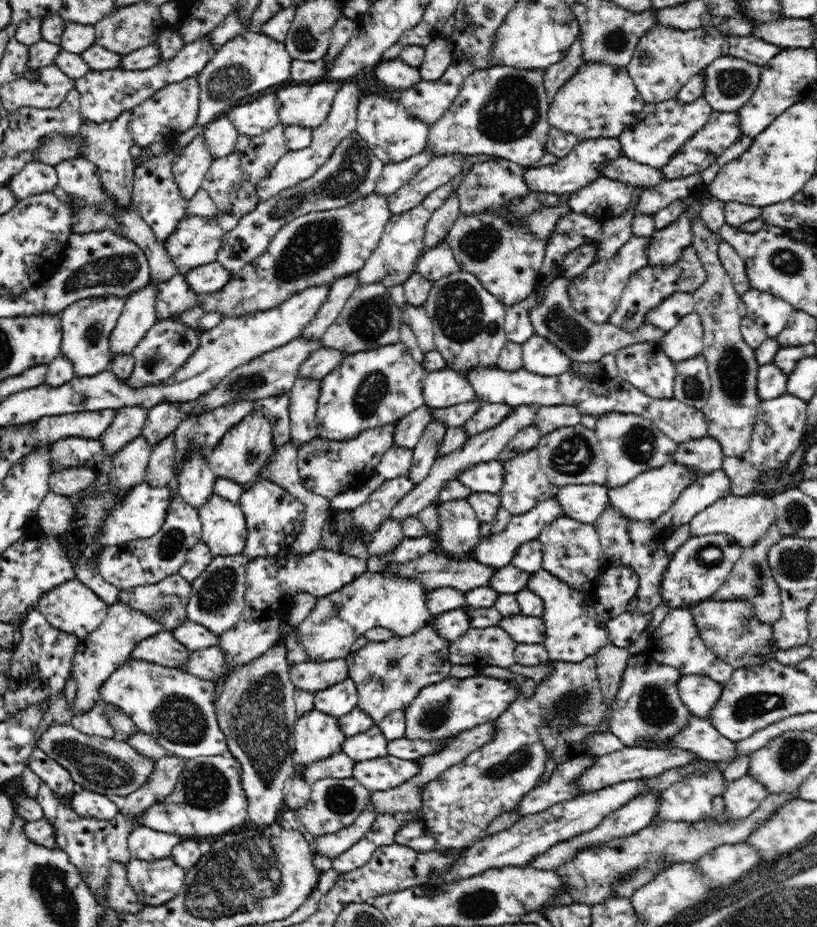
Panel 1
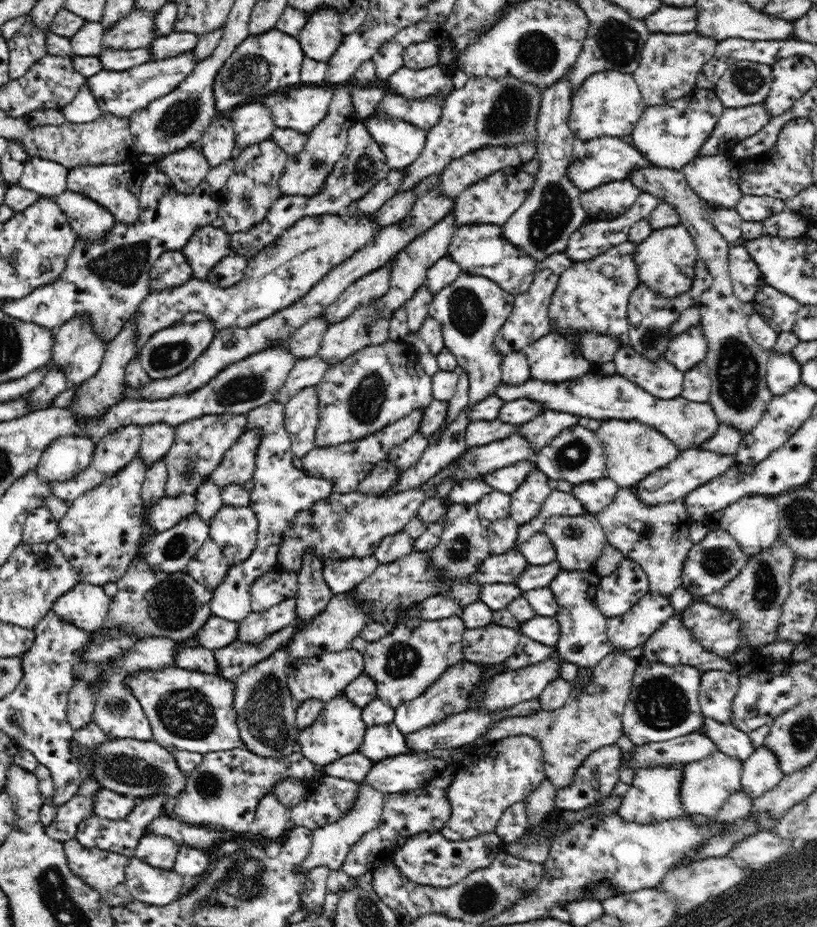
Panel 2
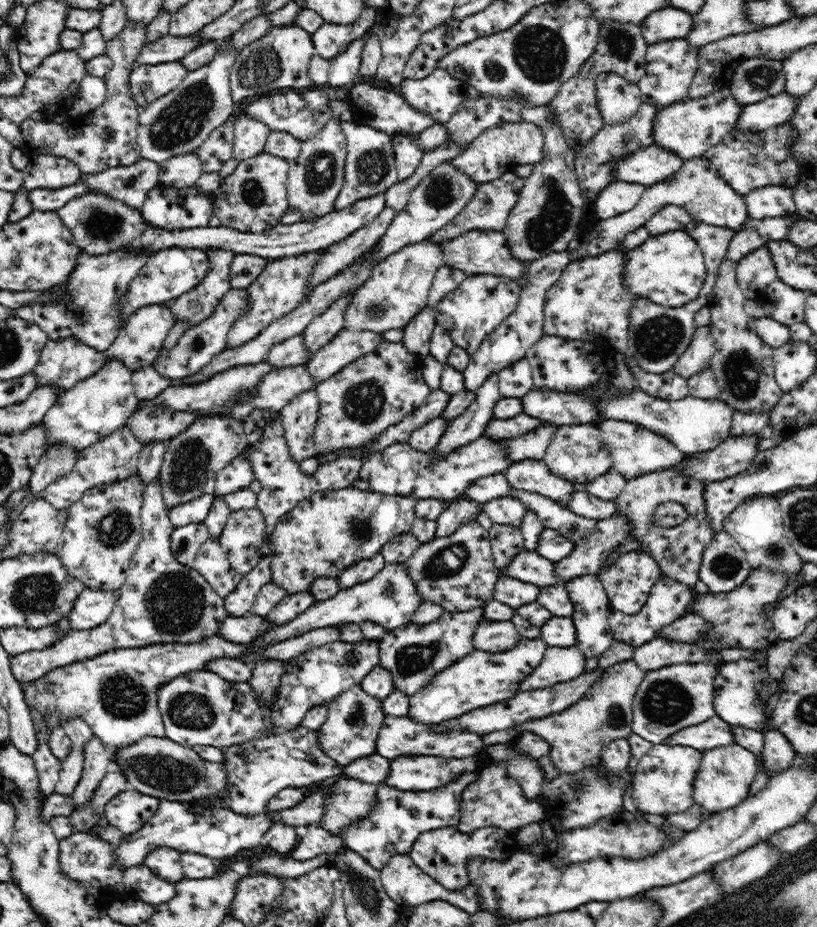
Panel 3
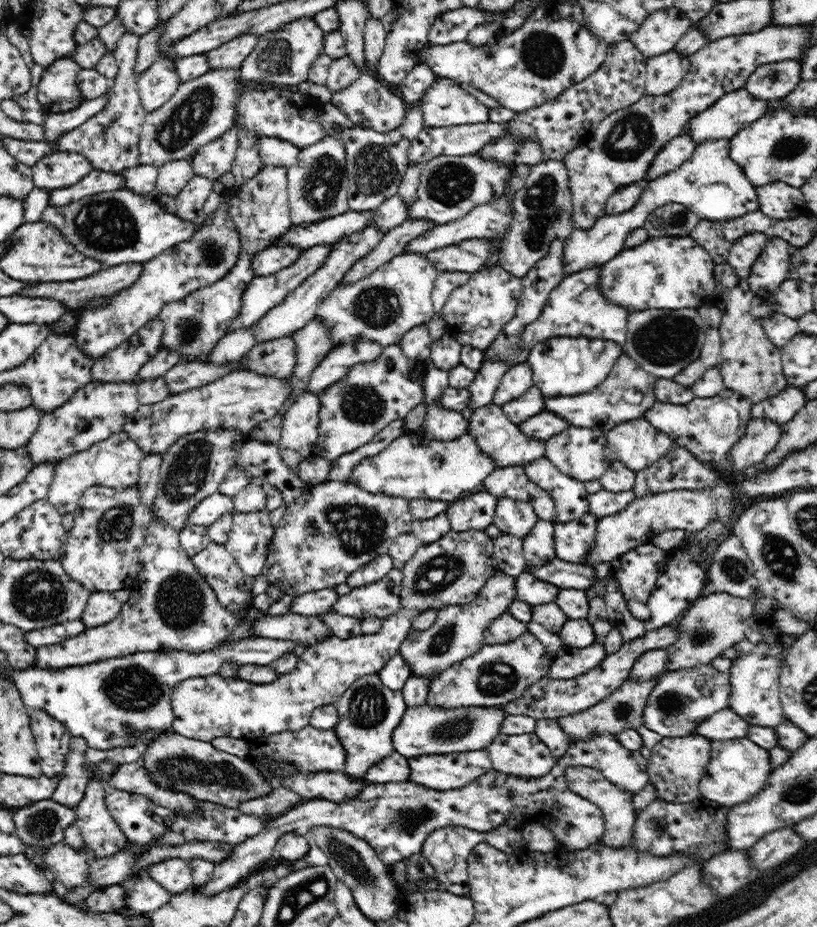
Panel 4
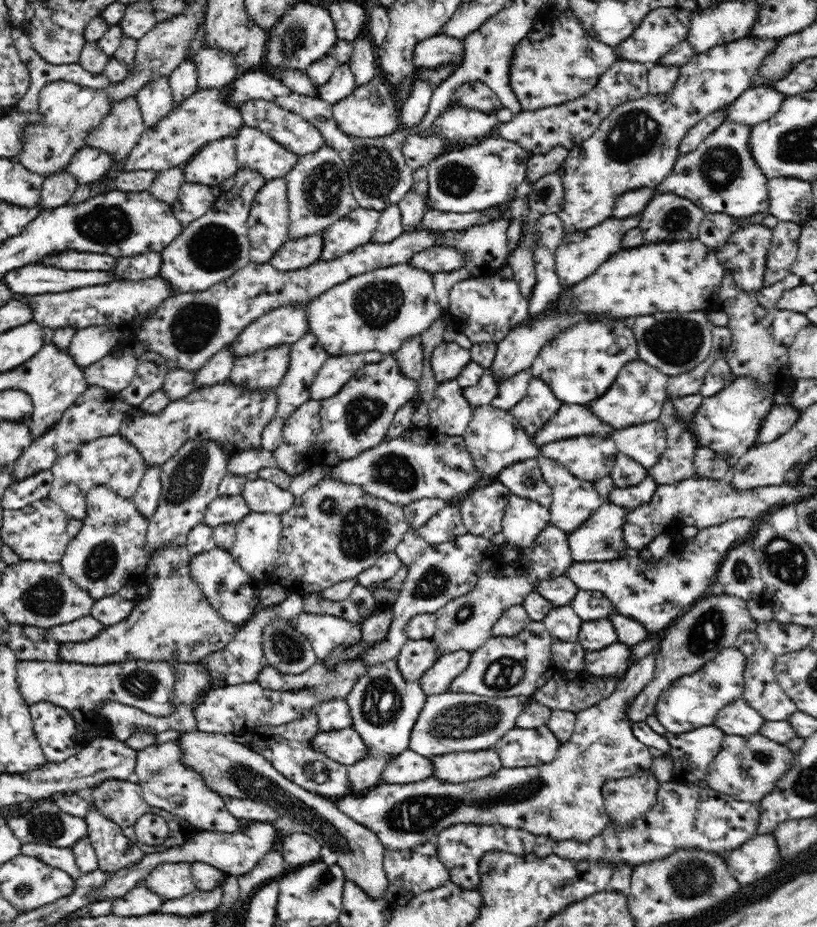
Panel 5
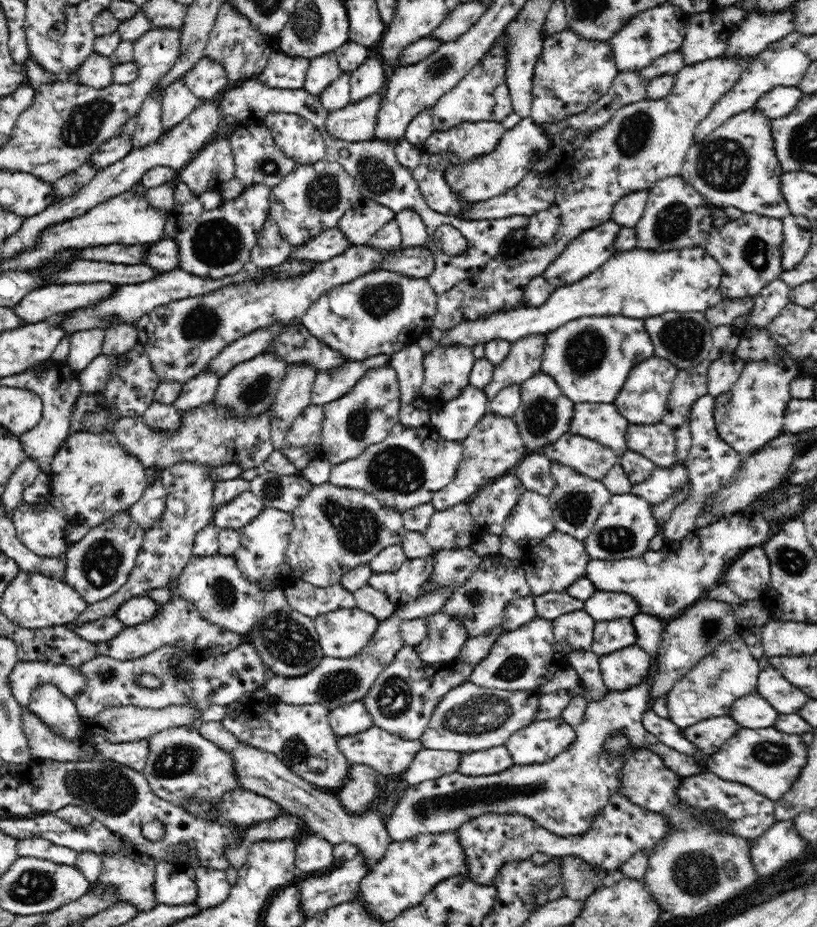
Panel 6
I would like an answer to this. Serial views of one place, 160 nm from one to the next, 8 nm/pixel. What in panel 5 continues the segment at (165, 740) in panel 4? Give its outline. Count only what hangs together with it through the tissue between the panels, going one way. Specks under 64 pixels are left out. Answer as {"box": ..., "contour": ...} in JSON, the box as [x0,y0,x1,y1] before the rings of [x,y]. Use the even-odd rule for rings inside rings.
{"box":[174,731,389,899],"contour":[[[190,731],[180,734],[174,741],[180,749],[180,763],[196,771],[210,791],[224,799],[255,800],[270,805],[279,812],[280,817],[293,819],[298,831],[314,837],[320,845],[335,852],[335,864],[342,869],[344,878],[356,883],[370,899],[381,899],[387,893],[389,882],[383,869],[384,845],[376,833],[342,813],[332,803],[332,798],[320,796],[292,783],[260,753],[230,740],[224,734]]]}

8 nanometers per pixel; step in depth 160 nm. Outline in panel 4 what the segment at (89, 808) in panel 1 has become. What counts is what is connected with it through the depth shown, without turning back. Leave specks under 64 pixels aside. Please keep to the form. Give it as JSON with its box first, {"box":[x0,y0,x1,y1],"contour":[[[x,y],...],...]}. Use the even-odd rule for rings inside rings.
{"box":[105,791,174,844],"contour":[[[108,791],[105,803],[114,822],[133,844],[148,844],[156,840],[174,820],[174,813],[143,794]]]}

